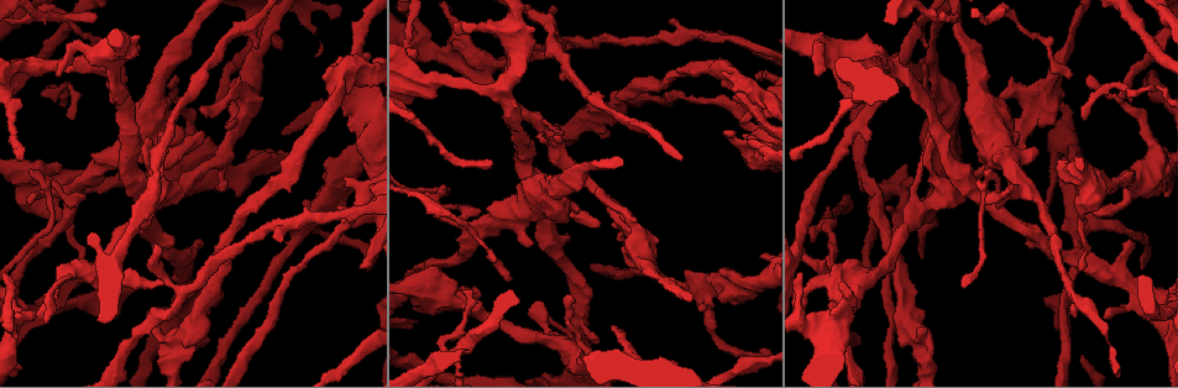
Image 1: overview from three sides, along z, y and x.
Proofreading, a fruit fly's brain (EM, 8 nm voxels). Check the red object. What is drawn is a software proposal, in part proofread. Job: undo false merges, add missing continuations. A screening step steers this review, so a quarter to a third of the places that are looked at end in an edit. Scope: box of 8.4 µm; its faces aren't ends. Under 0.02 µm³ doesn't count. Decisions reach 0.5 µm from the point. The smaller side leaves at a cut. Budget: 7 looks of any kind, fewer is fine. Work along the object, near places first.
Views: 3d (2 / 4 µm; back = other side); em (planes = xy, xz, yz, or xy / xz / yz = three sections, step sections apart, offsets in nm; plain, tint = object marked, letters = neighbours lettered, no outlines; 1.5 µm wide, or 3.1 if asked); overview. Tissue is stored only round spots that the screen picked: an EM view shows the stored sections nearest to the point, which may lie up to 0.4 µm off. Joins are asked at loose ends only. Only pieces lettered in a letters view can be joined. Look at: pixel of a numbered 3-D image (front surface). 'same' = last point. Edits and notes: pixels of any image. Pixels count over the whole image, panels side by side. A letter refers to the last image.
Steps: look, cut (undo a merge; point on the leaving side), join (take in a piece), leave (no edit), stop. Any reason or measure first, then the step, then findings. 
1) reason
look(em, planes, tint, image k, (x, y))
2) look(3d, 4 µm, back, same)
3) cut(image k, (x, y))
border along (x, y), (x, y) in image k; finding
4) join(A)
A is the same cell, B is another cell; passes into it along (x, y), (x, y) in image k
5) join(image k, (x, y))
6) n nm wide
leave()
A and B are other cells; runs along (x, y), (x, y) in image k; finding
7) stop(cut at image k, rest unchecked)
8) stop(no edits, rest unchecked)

tapers out
look(3d, 4 µm, image 1, (491, 164))

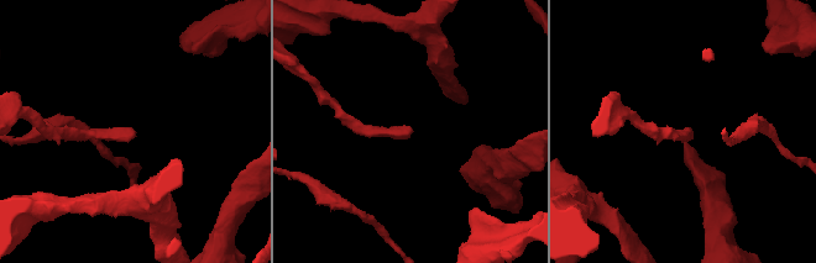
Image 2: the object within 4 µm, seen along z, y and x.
now the EM
look(em, planes, letters, image 2, (135, 134))

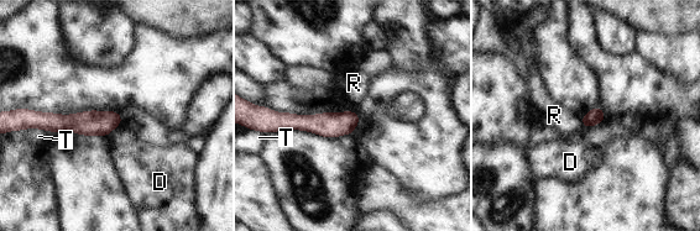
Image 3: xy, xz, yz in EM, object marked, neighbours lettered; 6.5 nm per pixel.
leave()
D, R and T are other cells; runs along (118, 117), (103, 122), (47, 124) in image 3; none of them fits

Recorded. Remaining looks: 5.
tapers out
look(3d, 4 µm, back, image 1, (756, 80))

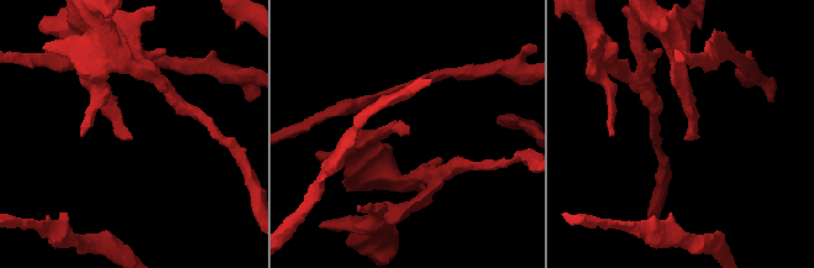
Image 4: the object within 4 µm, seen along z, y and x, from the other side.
need the tissue
look(em, yz, step 8, letters, image 4, (132, 137))

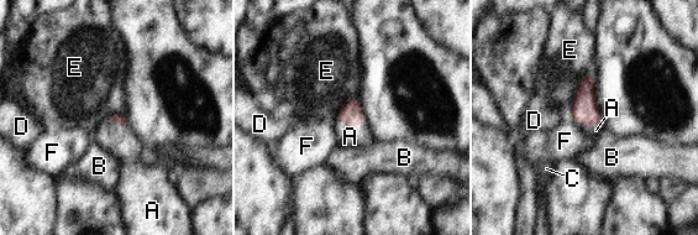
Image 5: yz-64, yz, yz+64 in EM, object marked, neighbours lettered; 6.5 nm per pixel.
join(A)
A is the same cell, B, C, D, E and F are other cells; passes into it along (350, 114), (351, 125), (350, 136) in image 5; it goes on there

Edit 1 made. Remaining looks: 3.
sudden change in width
look(em, xz, step 4, letters, image 1, (78, 49))

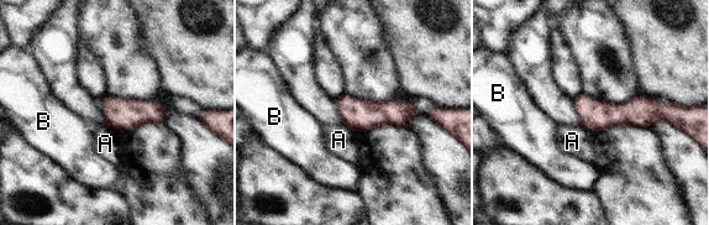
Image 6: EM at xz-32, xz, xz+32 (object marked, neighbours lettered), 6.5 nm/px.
200 nm wide
leave()
A and B are other cells; continuous, no second cell

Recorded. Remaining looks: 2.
stop(join at image 5, rest unchecked)

